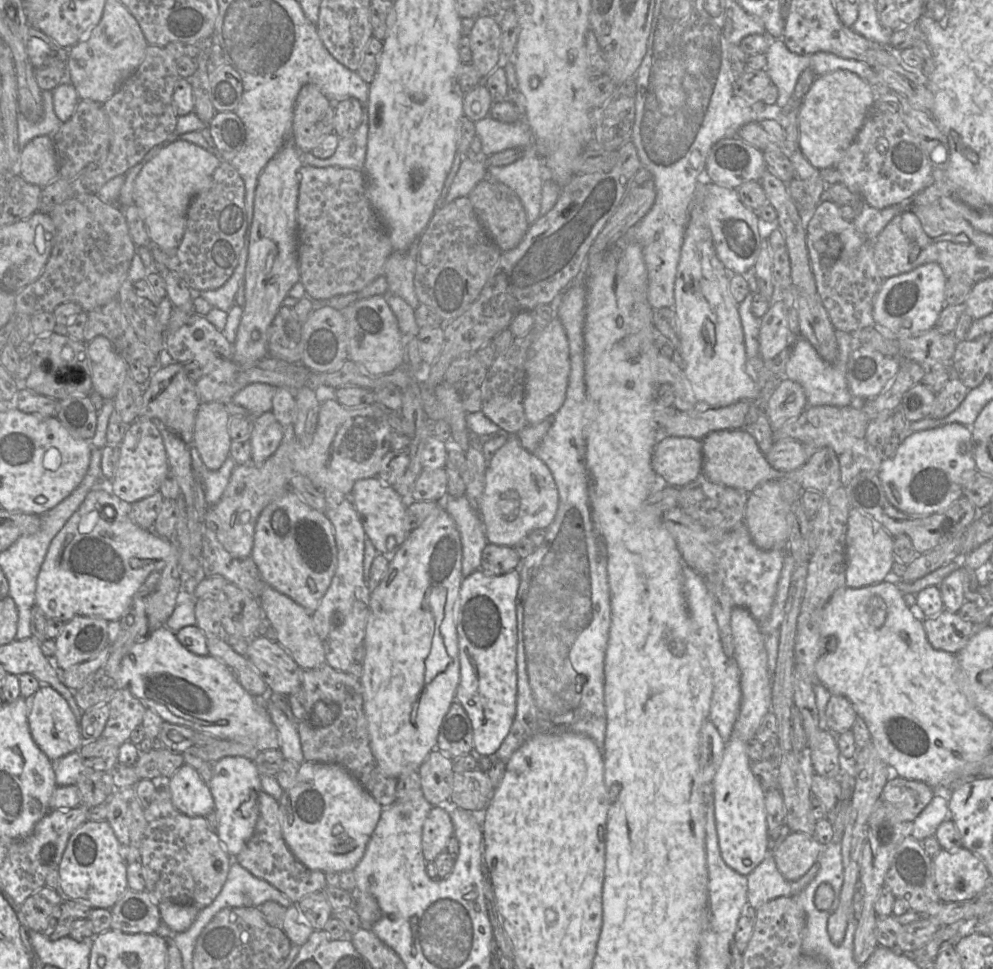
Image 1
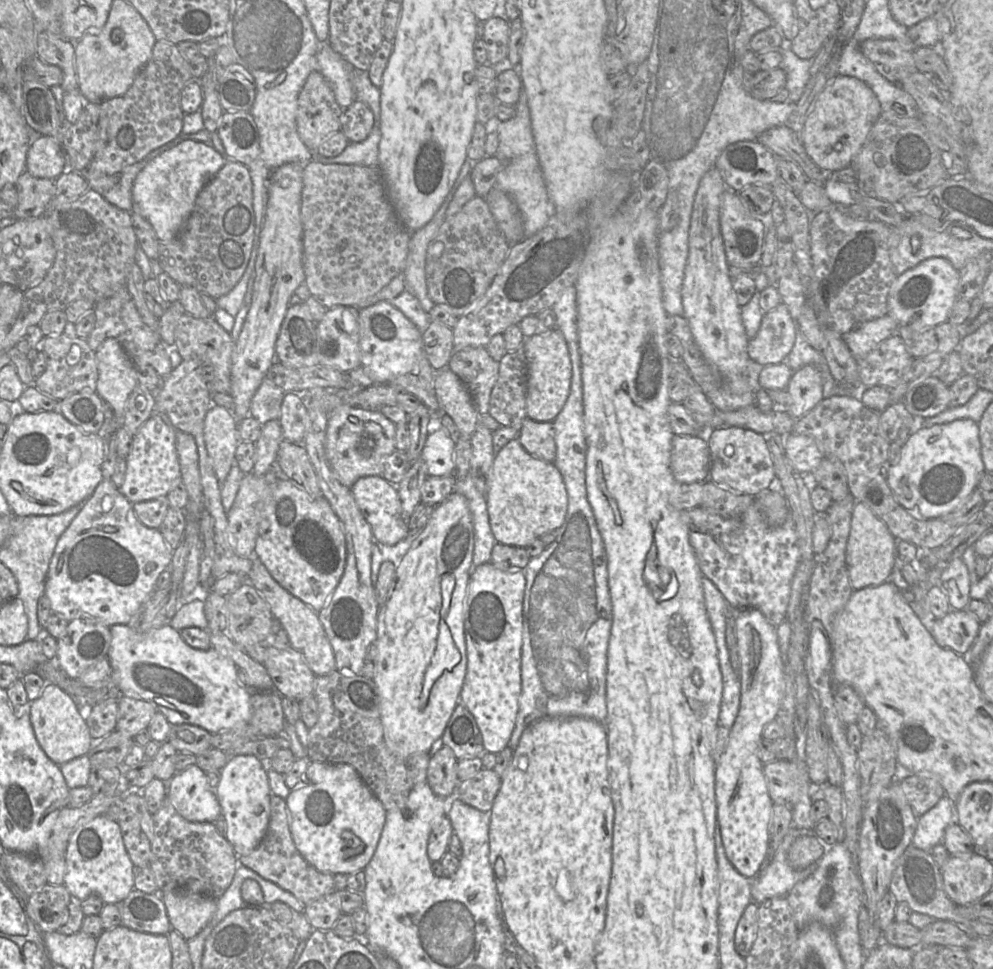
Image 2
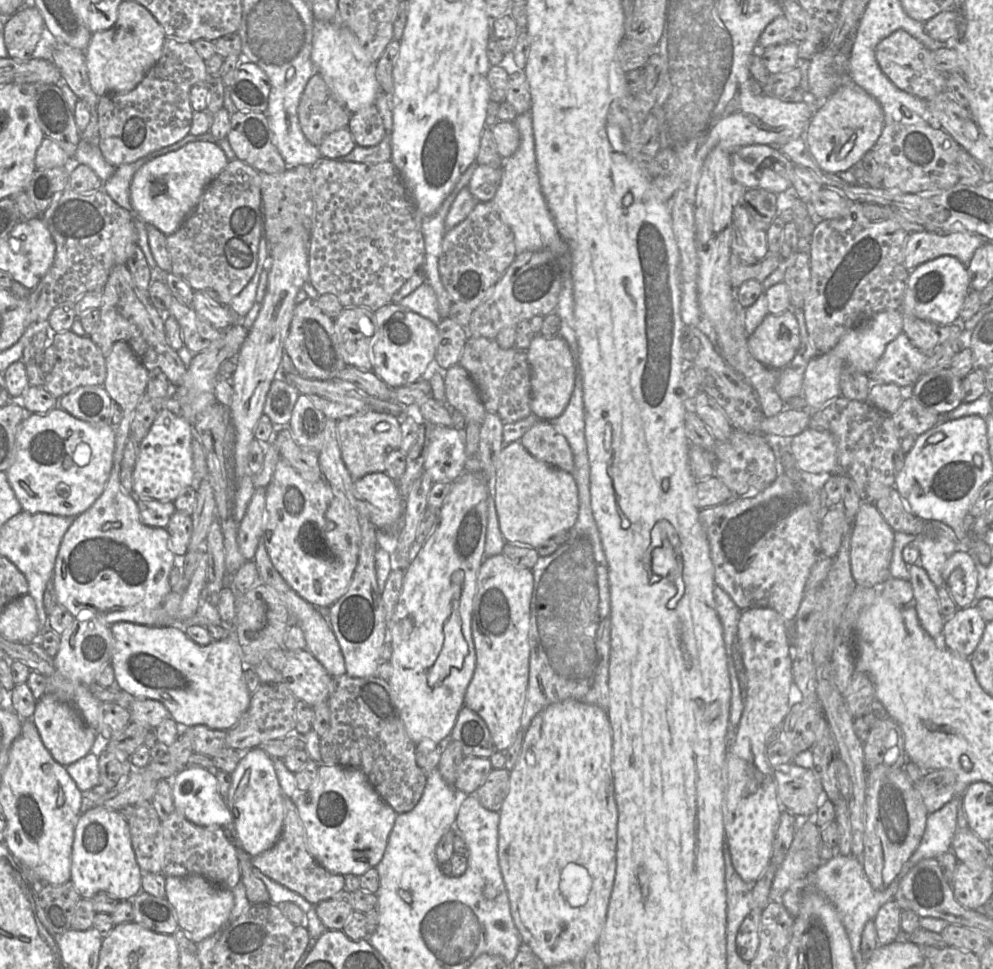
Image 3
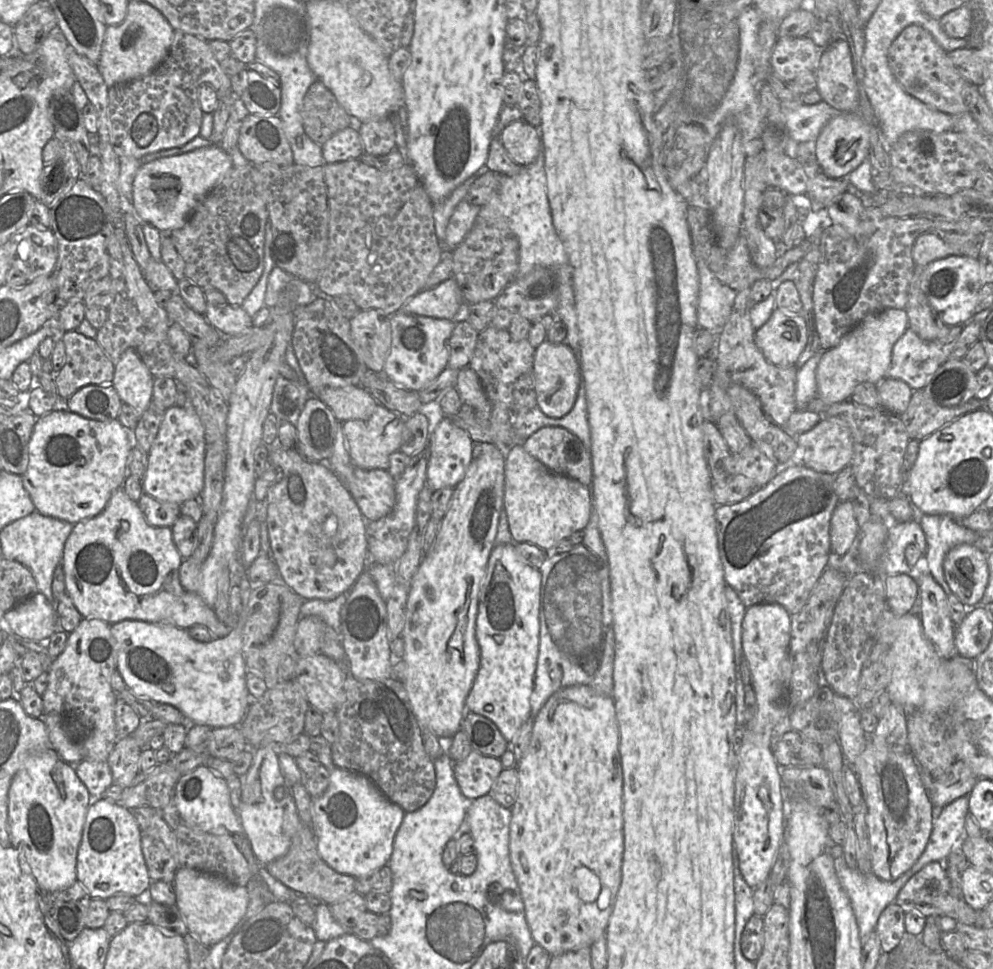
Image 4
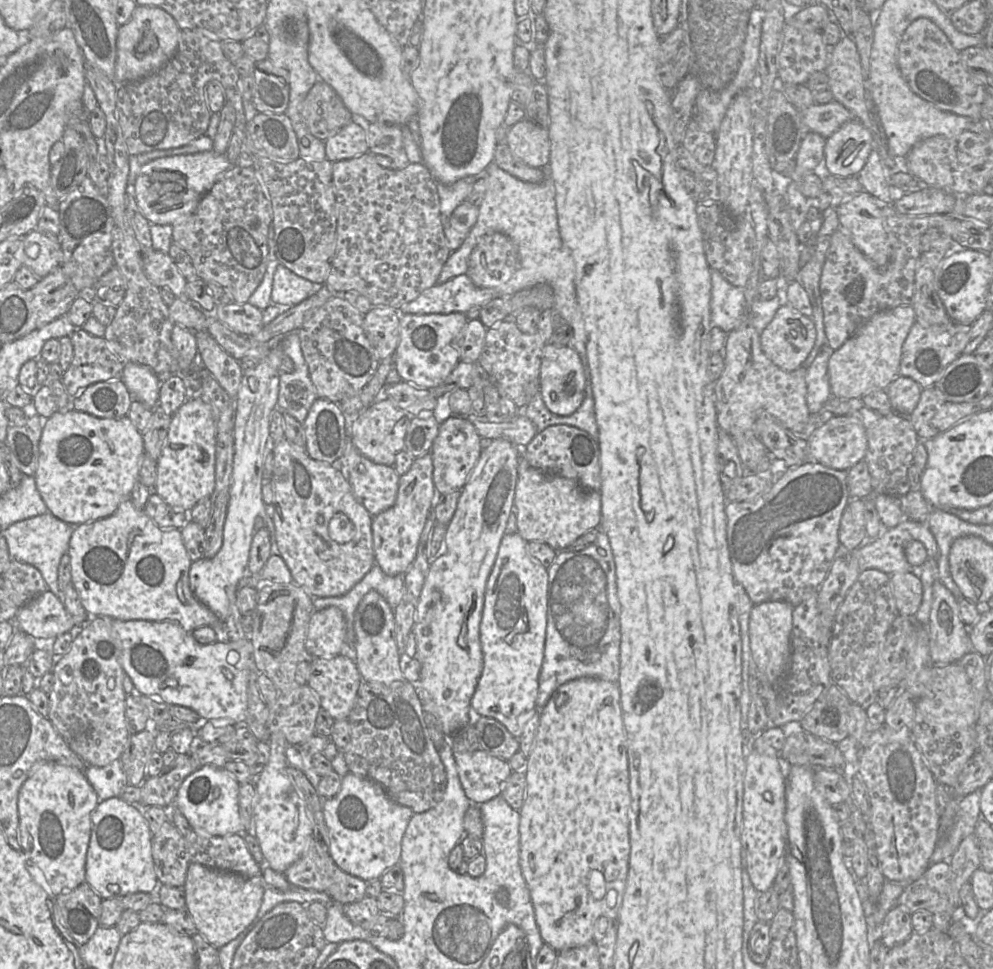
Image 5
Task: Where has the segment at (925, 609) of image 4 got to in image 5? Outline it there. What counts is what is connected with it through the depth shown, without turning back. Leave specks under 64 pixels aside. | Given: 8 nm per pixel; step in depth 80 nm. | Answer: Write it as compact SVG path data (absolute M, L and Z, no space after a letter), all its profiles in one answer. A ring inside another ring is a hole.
M936 580L933 585L933 602L926 628L929 634L930 656L933 664L949 664L973 651L969 627L961 620L958 601L939 580Z

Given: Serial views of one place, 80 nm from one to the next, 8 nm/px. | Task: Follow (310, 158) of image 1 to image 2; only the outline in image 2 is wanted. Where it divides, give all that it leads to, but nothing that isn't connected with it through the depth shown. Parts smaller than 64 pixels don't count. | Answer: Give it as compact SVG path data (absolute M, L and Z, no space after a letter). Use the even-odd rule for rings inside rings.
M374 122L368 137L361 142L349 142L336 157L314 155L312 160L326 164L378 165L378 145L381 139L380 122Z

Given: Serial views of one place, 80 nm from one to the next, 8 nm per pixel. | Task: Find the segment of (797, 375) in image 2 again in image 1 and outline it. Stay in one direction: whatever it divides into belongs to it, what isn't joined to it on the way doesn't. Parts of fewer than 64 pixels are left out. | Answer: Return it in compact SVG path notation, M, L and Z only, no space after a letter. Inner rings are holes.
M784 379L767 399L767 417L773 430L786 425L808 408L803 387L791 380Z

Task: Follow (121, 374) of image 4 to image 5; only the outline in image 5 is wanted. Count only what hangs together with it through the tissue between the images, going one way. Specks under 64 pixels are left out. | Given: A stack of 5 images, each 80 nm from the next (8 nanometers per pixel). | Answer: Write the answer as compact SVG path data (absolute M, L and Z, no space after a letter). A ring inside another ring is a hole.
M128 362L124 366L121 381L131 395L131 402L139 401L150 409L158 406L161 381L150 367Z

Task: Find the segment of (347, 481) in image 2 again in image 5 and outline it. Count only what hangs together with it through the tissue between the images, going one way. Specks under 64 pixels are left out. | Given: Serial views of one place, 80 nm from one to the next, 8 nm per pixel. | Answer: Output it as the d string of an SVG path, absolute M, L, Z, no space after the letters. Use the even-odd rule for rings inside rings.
M379 397L366 407L354 421L351 441L366 458L376 464L393 466L396 455L405 448L405 436L412 417L385 397Z

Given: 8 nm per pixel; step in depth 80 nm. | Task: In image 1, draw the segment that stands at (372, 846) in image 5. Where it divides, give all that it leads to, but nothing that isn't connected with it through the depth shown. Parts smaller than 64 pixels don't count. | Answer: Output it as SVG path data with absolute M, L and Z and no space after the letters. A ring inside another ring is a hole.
M305 760L299 766L296 784L283 791L278 803L287 846L307 868L324 873L355 869L382 811L380 804L342 766Z

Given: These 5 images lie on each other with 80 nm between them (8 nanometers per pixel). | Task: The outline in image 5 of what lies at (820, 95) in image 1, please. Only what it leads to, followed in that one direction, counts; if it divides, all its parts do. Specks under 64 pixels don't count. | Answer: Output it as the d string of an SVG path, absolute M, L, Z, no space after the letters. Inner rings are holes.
M853 119L826 138L823 164L829 175L856 176L865 165L871 148L870 131Z

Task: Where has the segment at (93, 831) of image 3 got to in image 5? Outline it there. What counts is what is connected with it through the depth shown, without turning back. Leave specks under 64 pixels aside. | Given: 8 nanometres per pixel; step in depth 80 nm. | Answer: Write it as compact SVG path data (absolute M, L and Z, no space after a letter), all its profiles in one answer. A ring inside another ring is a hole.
M119 797L99 800L91 815L85 882L102 898L121 898L139 892L154 893L160 885L152 857L152 833L139 809Z

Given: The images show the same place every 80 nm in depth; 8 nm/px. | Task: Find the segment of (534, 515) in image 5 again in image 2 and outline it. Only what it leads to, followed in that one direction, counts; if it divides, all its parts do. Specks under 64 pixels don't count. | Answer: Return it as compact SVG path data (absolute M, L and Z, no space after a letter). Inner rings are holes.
M518 439L508 442L495 456L488 489L487 511L496 543L525 548L563 523L568 506L562 476L553 463L530 455Z

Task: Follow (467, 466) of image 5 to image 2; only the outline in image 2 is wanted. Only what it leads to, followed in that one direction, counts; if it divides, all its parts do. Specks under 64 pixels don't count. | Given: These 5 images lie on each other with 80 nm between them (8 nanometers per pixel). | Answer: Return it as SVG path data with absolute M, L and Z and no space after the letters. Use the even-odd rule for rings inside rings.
M435 427L432 430L421 454L429 476L454 475L453 453L455 445L456 442L442 428Z

